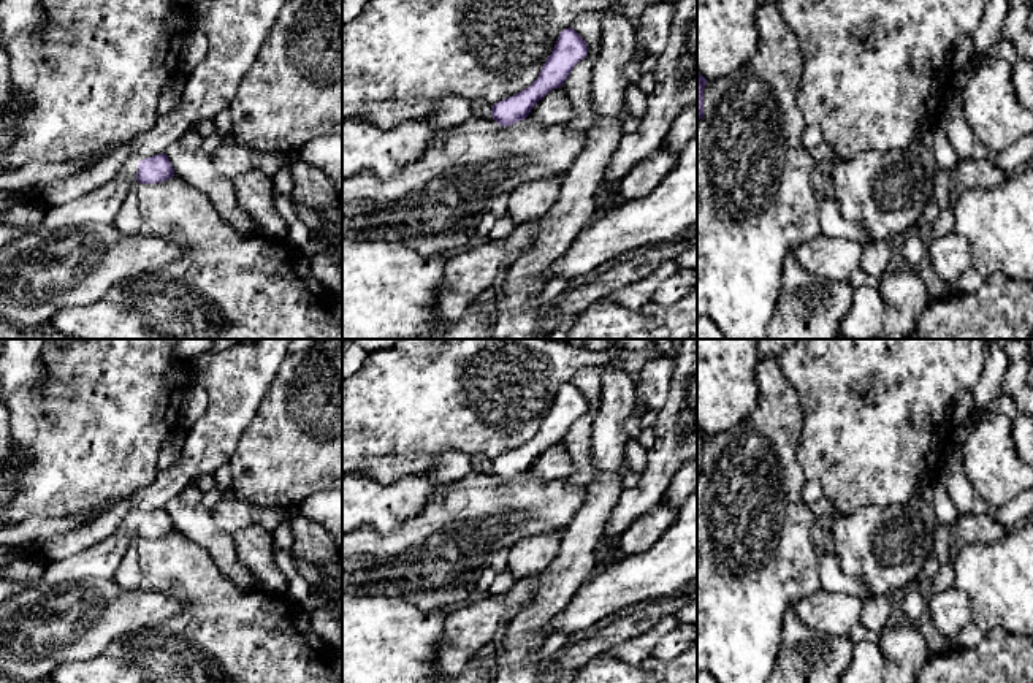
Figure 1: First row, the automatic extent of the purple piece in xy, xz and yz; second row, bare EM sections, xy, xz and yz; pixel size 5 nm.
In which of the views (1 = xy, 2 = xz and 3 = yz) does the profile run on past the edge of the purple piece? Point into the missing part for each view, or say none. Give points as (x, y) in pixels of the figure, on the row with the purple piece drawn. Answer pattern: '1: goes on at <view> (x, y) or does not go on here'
1: goes on at xy (99, 206)
2: goes on at xz (480, 110)
3: does not go on here

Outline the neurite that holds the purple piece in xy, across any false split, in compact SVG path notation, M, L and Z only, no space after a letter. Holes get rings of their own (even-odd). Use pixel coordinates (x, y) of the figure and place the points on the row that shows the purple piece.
M166 154L143 160L133 157L103 187L70 203L49 206L38 228L22 230L0 222L0 250L35 231L54 231L82 223L112 223L135 181L157 184L173 176L174 170Z

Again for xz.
M572 27L562 30L539 78L529 87L493 106L480 98L469 100L472 117L493 117L502 127L526 119L539 100L564 84L574 67L585 59L586 54L586 41Z

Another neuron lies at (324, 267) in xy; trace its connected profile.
M318 252L311 260L311 273L328 288L339 292L342 284L342 268L337 260L326 252Z

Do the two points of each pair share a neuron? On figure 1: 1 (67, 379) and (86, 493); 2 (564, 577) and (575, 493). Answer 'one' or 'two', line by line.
1: one
2: two

